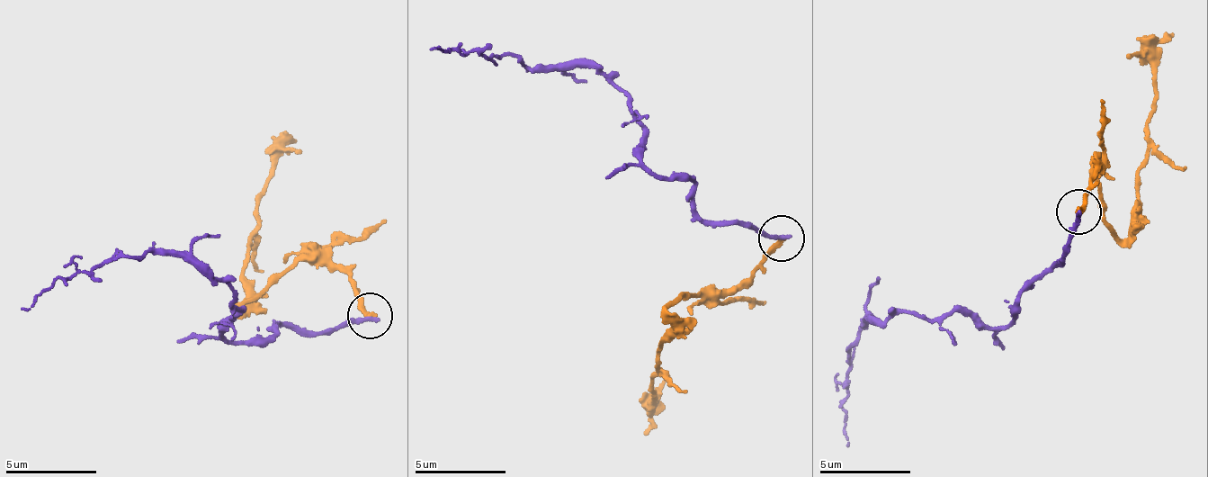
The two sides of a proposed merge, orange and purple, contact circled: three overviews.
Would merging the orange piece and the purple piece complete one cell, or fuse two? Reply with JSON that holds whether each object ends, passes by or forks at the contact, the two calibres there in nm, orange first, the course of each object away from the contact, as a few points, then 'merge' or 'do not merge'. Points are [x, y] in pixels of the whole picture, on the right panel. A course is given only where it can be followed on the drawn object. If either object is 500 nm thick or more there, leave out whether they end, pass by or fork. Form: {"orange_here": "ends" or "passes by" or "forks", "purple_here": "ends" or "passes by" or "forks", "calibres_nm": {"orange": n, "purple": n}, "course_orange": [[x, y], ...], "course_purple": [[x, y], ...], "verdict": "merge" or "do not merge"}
{"orange_here": "ends", "purple_here": "ends", "calibres_nm": {"orange": 280, "purple": 280}, "course_orange": [[1077, 211], [1091, 175], [1101, 170], [1094, 175], [1107, 222], [1123, 240], [1147, 157], [1154, 53], [1174, 31]], "course_purple": [[1077, 211], [1063, 257], [1018, 298], [1009, 323], [951, 310], [868, 319], [846, 354], [846, 447]], "verdict": "do not merge"}

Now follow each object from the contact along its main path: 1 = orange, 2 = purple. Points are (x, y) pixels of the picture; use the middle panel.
1: (780, 238), (756, 271), (729, 292), (706, 290), (682, 298), (667, 312), (644, 409), (646, 436)
2: (780, 238), (701, 220), (688, 182), (652, 176), (630, 96), (592, 67), (558, 67), (429, 48)

